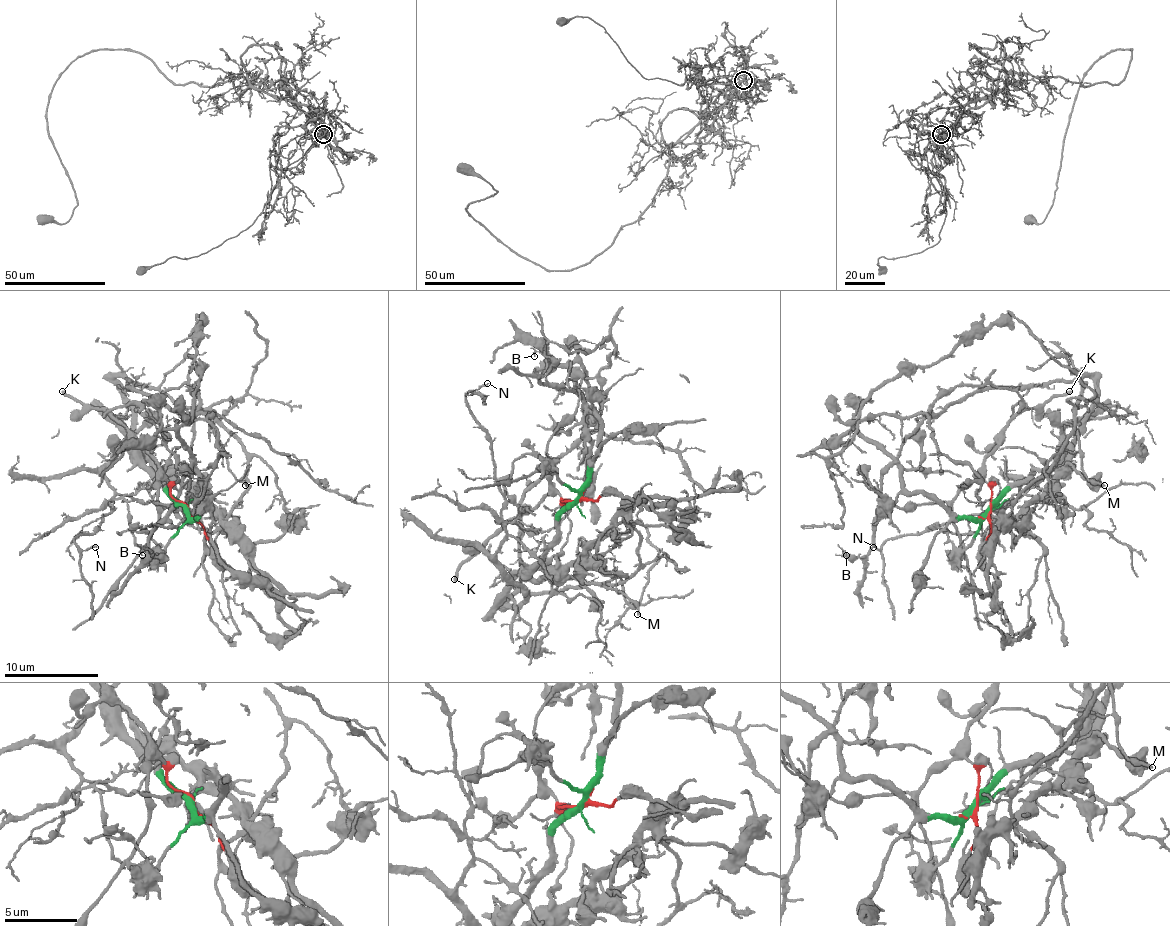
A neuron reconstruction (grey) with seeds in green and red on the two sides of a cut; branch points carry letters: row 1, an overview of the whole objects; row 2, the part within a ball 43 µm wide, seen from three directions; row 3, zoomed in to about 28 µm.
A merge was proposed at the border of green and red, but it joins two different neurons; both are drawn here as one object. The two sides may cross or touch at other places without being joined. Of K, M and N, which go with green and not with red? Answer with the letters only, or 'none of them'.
M, N

